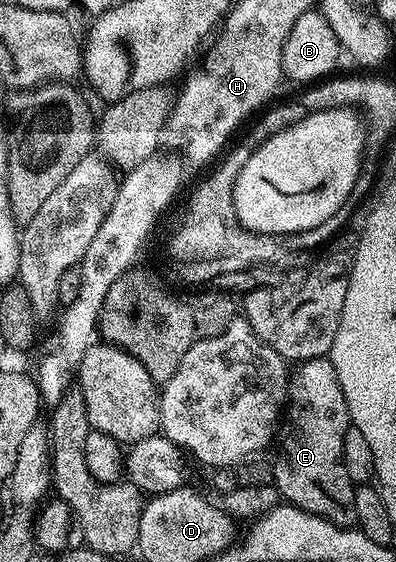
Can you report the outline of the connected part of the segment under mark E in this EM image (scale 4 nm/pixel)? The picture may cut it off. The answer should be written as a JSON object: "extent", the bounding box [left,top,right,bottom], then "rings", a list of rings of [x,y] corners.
{"extent":[272,357,357,528],"rings":[[[328,357],[305,359],[297,367],[300,368],[297,371],[295,368],[291,372],[288,381],[286,403],[288,428],[284,431],[284,440],[280,443],[280,452],[274,455],[272,464],[274,486],[291,506],[301,507],[304,511],[310,511],[315,515],[320,515],[323,519],[329,519],[337,527],[355,528],[354,497],[356,496],[357,484],[350,479],[343,457],[344,442],[350,428],[350,420],[346,397],[342,391],[342,385],[338,381],[338,373],[331,358]]]}

